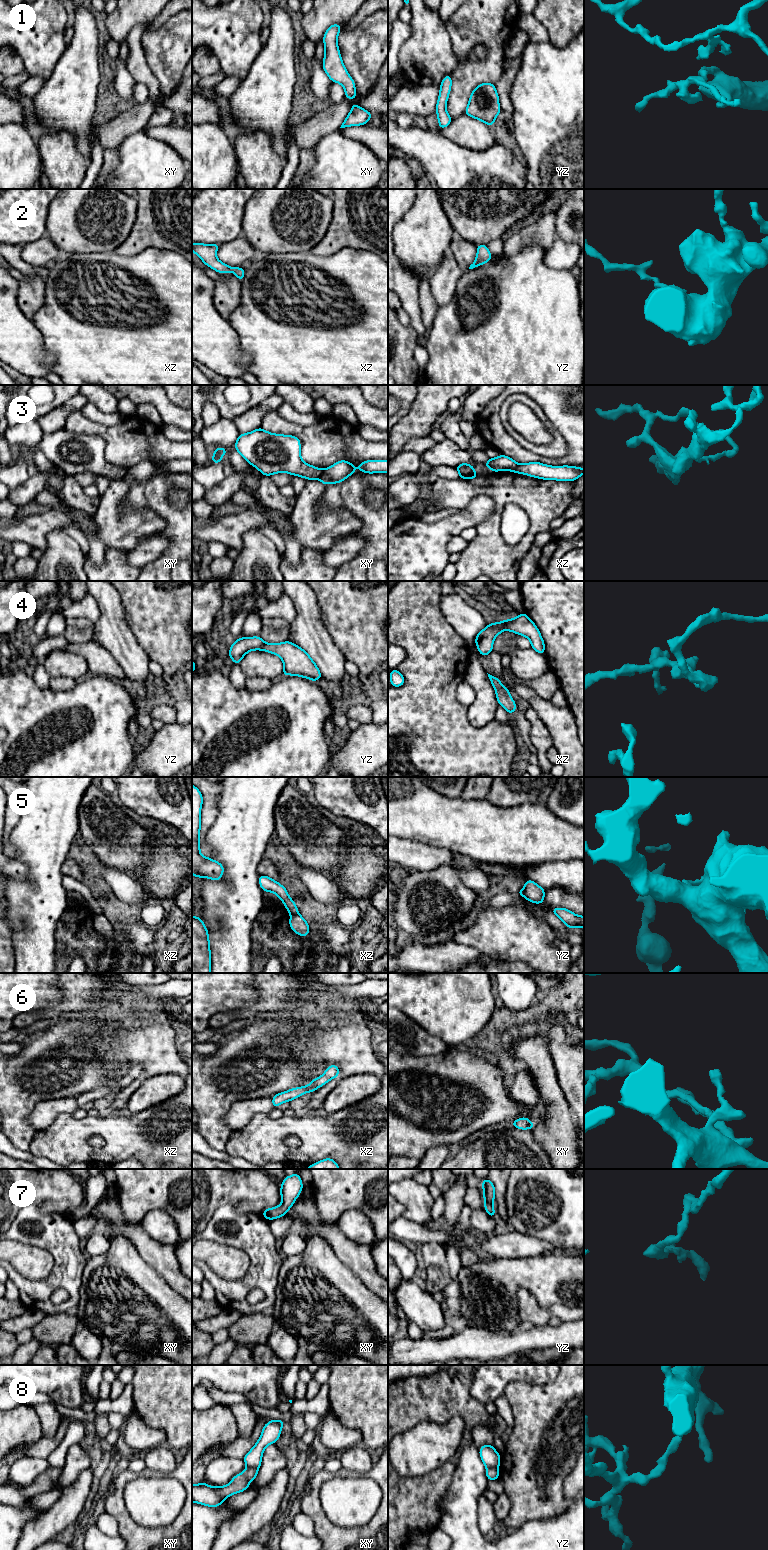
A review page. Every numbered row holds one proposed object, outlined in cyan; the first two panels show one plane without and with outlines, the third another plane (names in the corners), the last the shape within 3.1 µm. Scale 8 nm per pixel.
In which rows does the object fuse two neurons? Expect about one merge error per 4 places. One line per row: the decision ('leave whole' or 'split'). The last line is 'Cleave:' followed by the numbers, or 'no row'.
1: leave whole
2: leave whole
3: split
4: leave whole
5: split
6: leave whole
7: leave whole
8: split
Cleave: 3, 5, 8

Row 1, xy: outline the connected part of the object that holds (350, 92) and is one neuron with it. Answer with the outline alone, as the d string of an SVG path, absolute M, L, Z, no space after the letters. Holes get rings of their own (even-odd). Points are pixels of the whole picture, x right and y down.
M333 24L324 34L323 41L325 56L322 62L323 69L332 82L337 82L344 87L345 97L347 99L355 99L357 93L355 89L355 82L343 65L337 44L337 38L340 30L340 24Z

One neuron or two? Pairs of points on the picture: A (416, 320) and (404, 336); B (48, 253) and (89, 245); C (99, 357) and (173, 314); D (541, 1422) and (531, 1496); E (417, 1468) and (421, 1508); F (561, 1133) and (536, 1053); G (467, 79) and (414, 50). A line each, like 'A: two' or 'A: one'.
A: two
B: two
C: one
D: one
E: two
F: one
G: two

